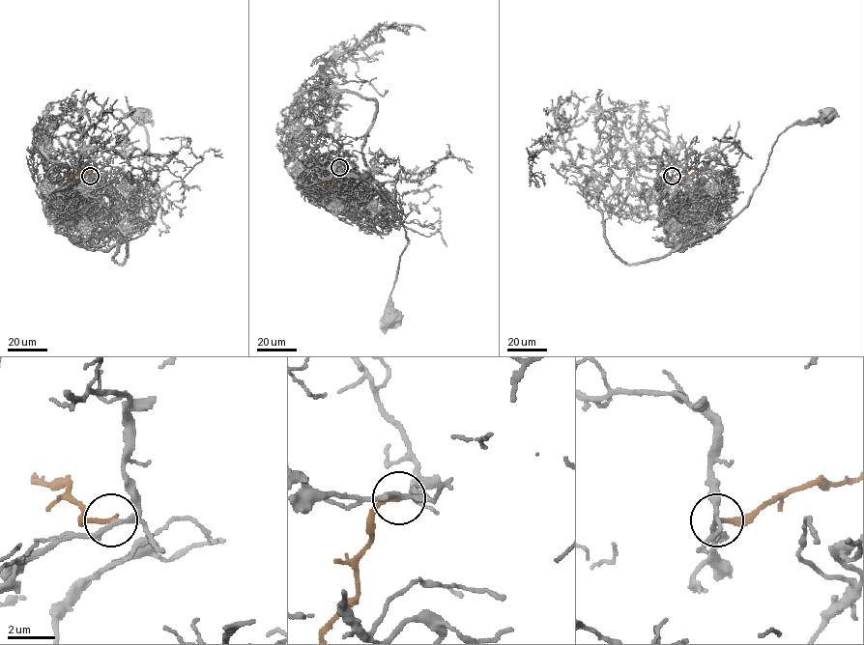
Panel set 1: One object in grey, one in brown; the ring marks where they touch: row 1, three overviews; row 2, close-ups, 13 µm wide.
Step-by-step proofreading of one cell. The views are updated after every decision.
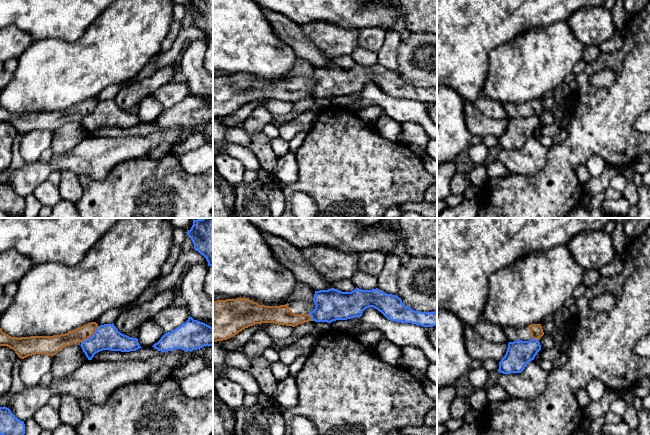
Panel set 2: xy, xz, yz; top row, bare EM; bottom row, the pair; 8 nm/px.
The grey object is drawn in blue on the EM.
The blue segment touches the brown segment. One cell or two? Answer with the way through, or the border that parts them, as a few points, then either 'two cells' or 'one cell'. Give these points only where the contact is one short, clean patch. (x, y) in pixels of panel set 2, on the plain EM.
border along xy (99, 102), (91, 112), (81, 119); two cells

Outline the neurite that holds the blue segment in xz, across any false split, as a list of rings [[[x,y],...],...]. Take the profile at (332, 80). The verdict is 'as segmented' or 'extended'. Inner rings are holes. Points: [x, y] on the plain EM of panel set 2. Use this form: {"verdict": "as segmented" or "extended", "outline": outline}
{"verdict": "as segmented", "outline": [[[356,63],[351,68],[334,64],[315,67],[313,77],[316,82],[309,90],[315,98],[331,99],[361,93],[365,85],[373,83],[391,97],[437,102],[437,87],[415,87],[405,82],[398,72],[381,68],[378,64],[362,66]]]}

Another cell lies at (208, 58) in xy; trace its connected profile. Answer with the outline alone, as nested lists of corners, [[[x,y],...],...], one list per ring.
[[[207,42],[207,50],[203,59],[205,70],[213,76],[213,42]]]

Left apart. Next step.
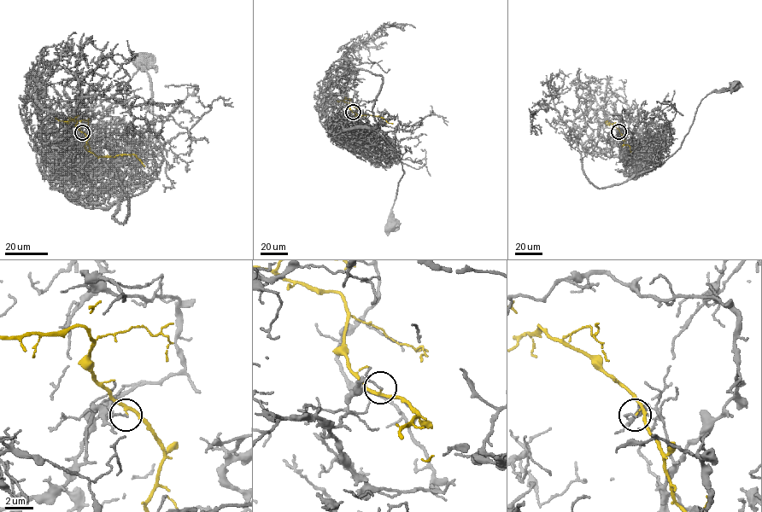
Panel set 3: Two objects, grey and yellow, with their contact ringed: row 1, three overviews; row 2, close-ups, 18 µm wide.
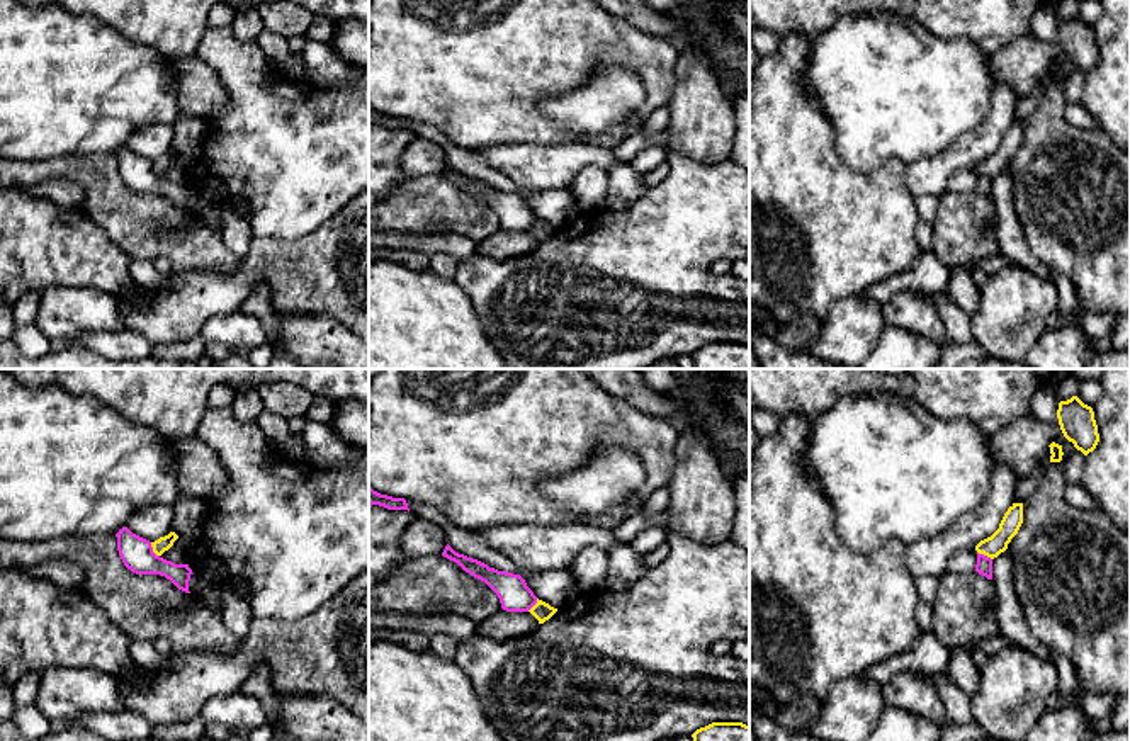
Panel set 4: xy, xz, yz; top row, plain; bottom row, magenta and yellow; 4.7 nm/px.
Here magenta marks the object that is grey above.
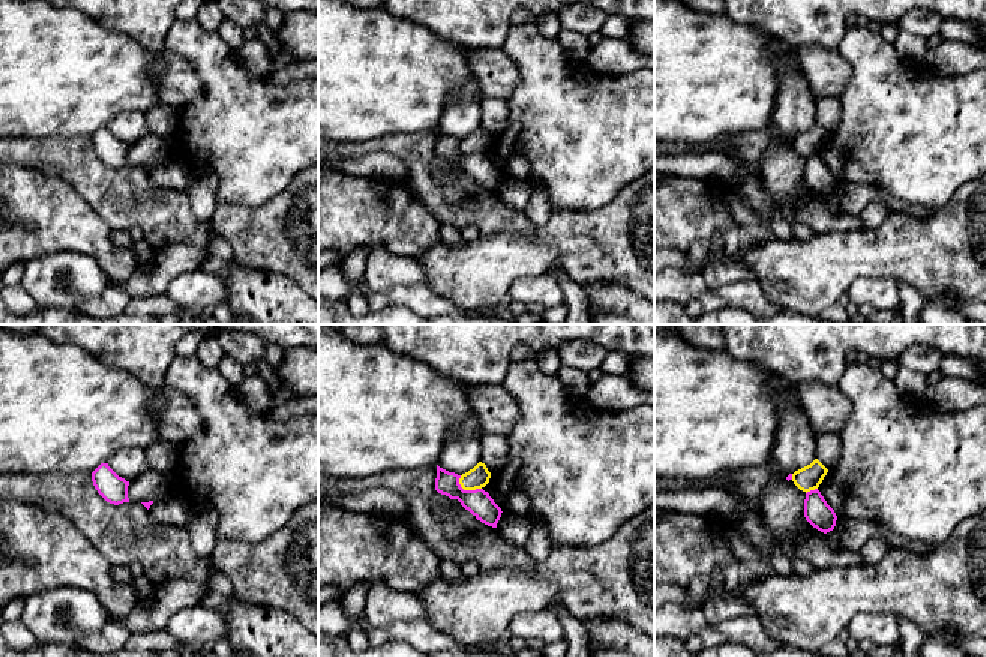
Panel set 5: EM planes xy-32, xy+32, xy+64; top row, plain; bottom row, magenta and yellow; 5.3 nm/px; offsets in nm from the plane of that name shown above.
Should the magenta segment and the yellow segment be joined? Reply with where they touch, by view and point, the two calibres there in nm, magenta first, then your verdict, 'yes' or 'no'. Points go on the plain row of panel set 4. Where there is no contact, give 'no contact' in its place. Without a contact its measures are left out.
xy (152, 169) | 160/70 nm | no

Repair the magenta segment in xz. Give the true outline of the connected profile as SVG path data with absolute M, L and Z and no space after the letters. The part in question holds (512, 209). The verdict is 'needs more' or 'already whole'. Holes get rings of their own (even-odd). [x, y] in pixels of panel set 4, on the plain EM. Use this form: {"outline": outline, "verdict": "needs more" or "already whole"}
{"outline": "M449 163L442 175L457 182L471 195L484 201L498 214L501 228L506 231L528 231L537 223L537 216L520 194L489 187L477 178L455 172Z", "verdict": "already whole"}

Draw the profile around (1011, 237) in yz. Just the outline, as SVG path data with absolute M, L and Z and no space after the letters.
M1001 172L992 178L992 207L997 219L997 240L1001 245L1001 253L1004 253L1014 265L1026 269L1028 272L1052 280L1054 270L1050 270L1043 262L1040 262L1030 250L1026 243L1025 231L1016 216L1013 201L1013 178L1008 172Z

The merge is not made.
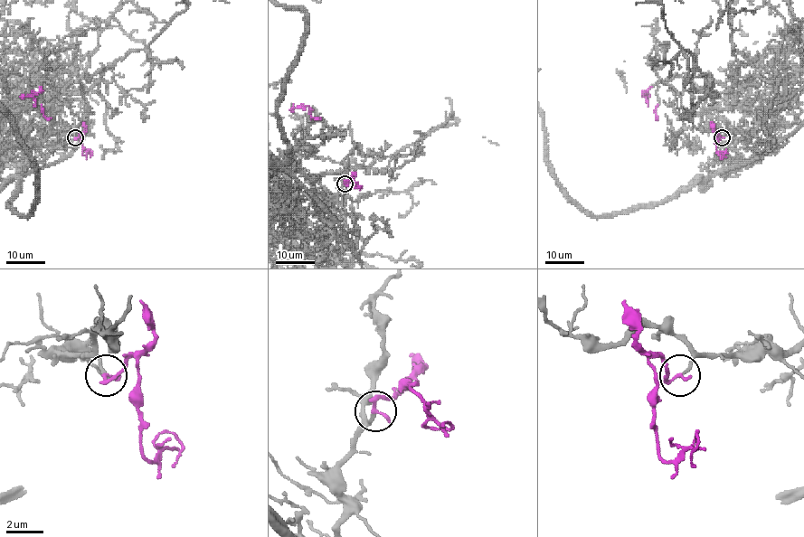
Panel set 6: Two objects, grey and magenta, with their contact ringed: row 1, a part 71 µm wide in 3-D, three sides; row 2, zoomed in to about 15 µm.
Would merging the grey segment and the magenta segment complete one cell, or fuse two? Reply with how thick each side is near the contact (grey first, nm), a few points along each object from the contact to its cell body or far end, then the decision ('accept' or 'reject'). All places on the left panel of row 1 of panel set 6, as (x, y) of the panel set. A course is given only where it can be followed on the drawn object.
150 nm thick on the grey side, 260 nm on the other; grey runs (75, 136), (54, 130), (63, 145), (80, 140), (99, 88), (84, 49); magenta runs (75, 136), (86, 129), (82, 121), (34, 107), (33, 96), (40, 86); reject

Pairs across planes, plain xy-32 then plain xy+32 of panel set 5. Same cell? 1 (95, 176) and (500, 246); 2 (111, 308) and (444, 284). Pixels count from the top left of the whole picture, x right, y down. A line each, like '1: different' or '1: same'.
1: different
2: different

